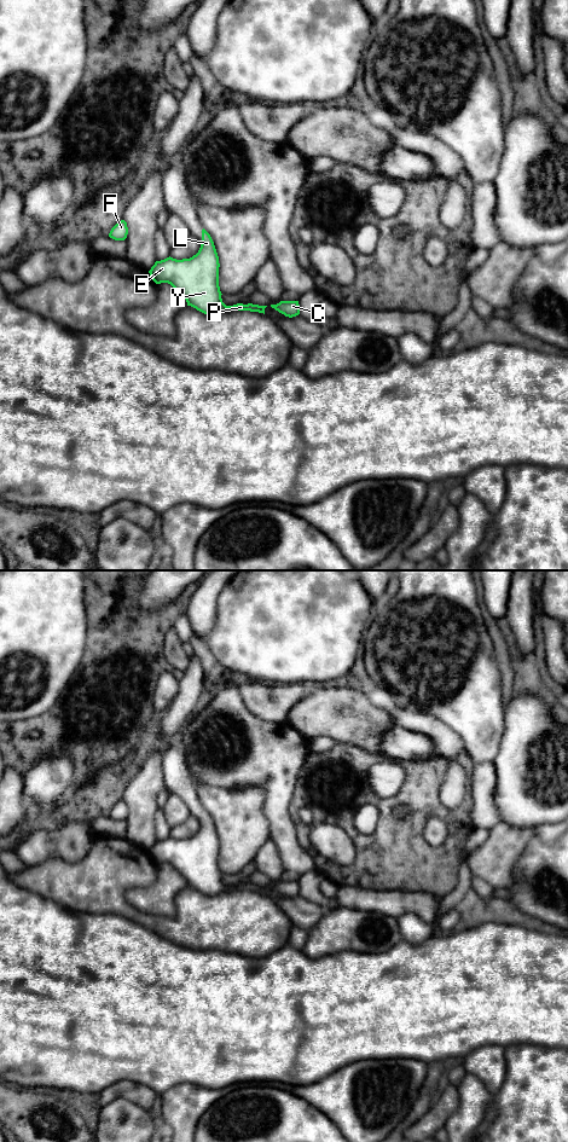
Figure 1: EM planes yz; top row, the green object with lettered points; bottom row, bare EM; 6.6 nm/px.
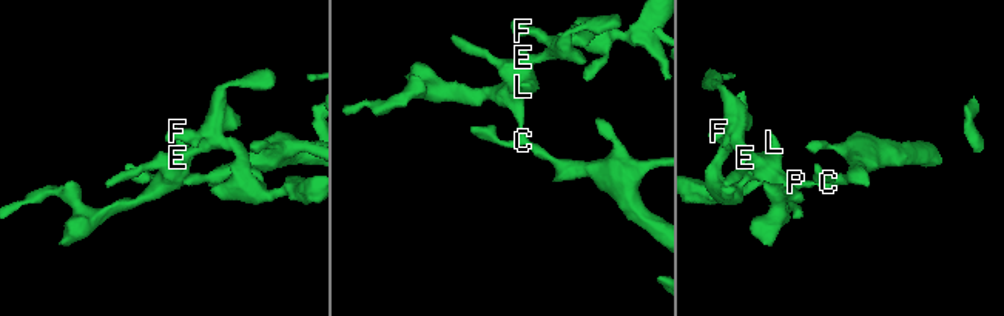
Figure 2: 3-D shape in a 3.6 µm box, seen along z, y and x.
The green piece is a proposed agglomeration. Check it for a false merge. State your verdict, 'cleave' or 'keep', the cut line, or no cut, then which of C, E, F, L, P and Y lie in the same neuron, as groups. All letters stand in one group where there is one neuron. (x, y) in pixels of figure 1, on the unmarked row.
keep; cut none; groups C E F L P Y

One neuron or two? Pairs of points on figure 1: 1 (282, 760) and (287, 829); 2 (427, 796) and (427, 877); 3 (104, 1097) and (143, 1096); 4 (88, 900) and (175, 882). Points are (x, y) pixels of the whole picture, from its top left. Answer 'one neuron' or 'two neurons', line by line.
1: one neuron
2: one neuron
3: one neuron
4: two neurons

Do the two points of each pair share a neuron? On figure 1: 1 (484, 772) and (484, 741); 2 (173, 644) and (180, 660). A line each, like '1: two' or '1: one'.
1: two
2: one

